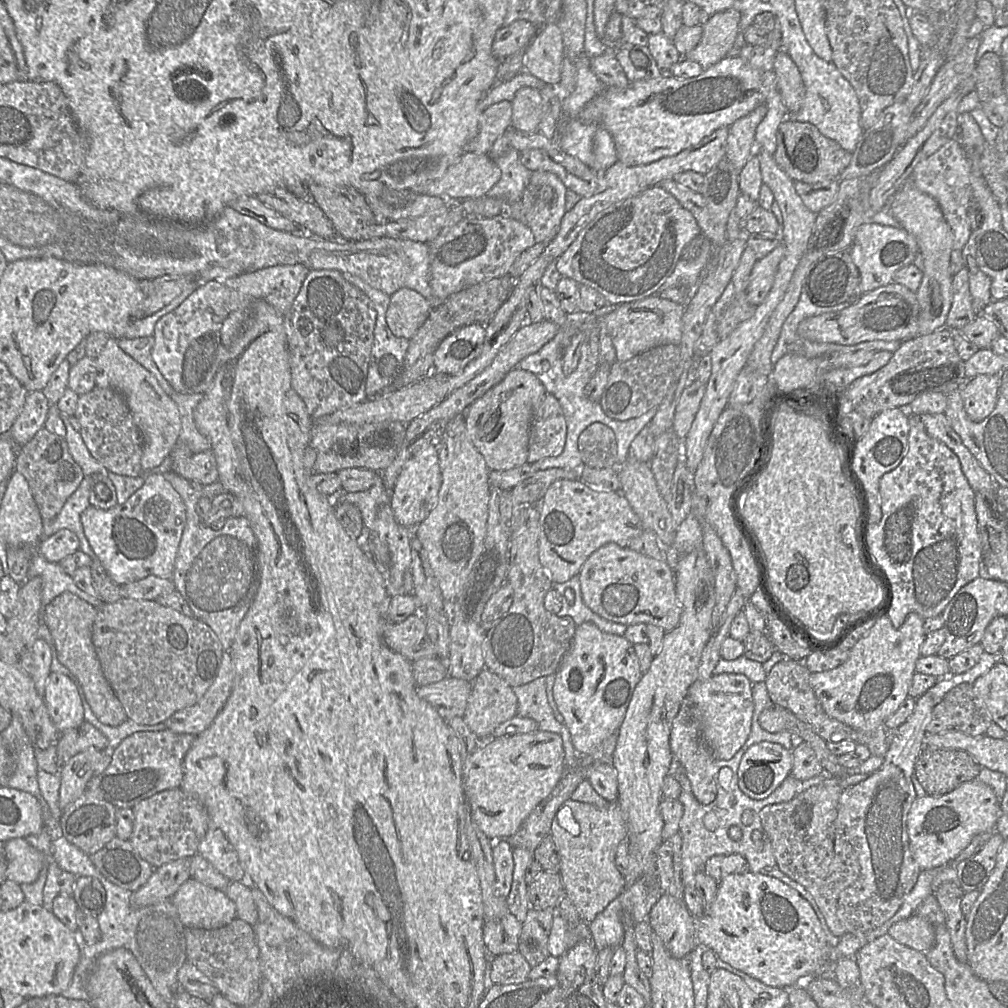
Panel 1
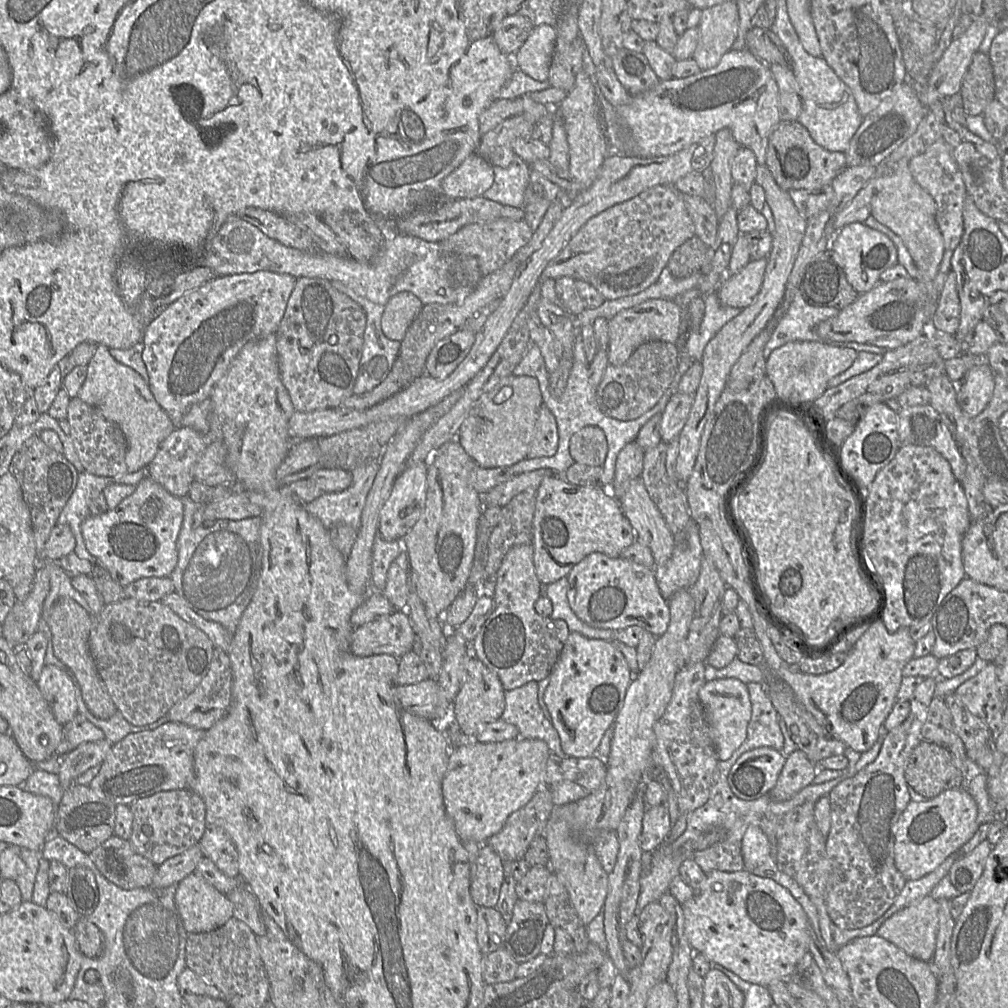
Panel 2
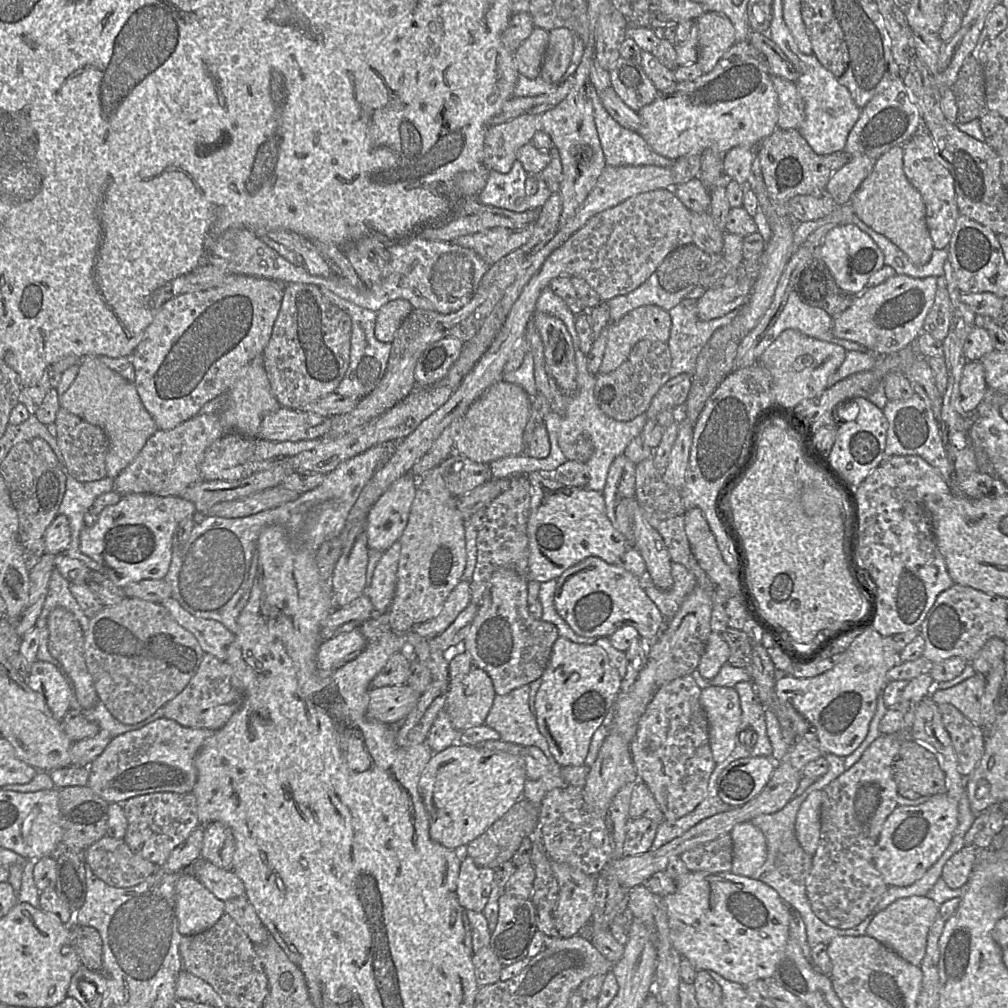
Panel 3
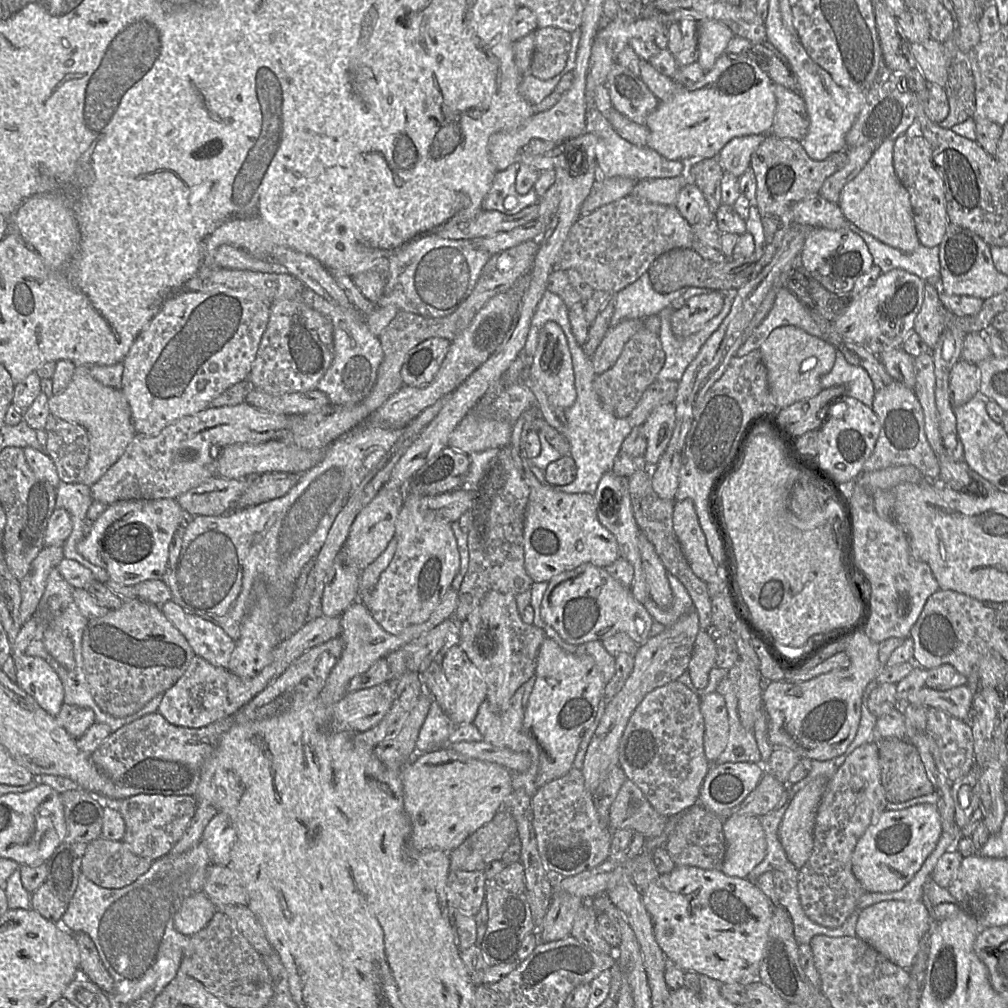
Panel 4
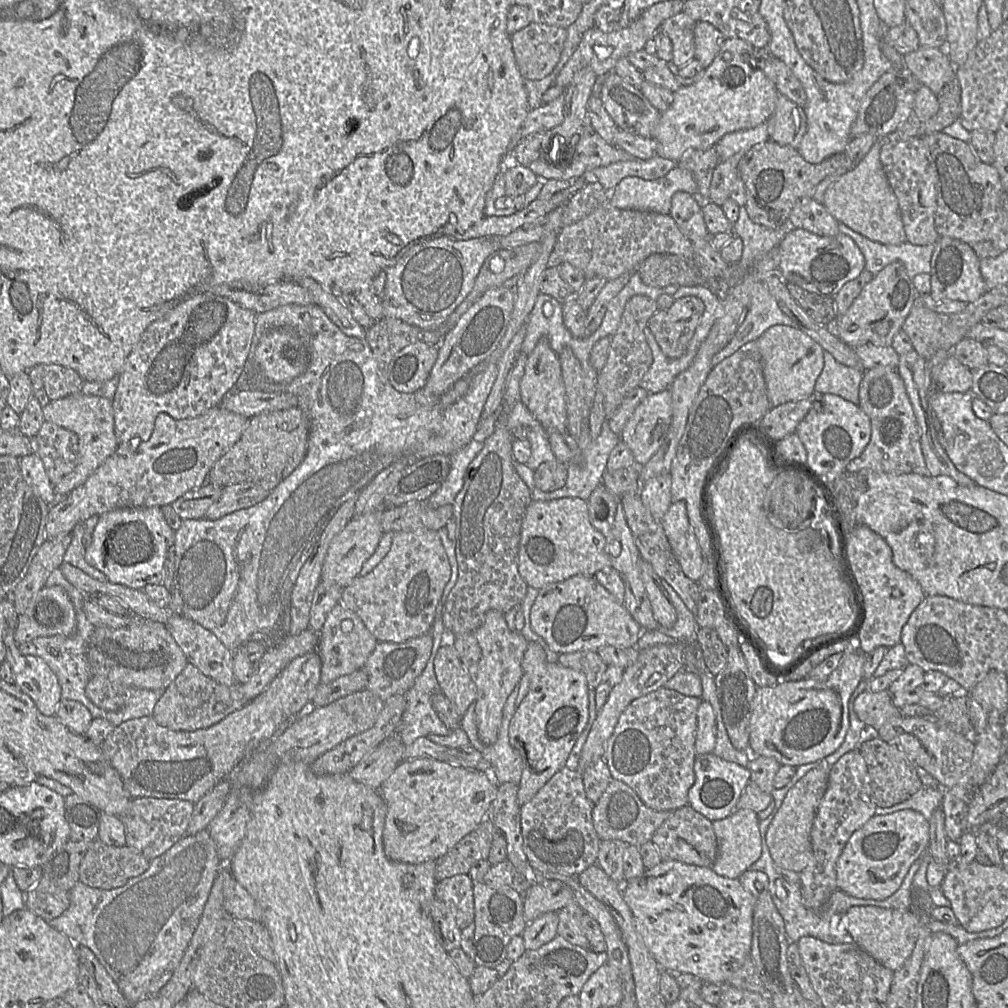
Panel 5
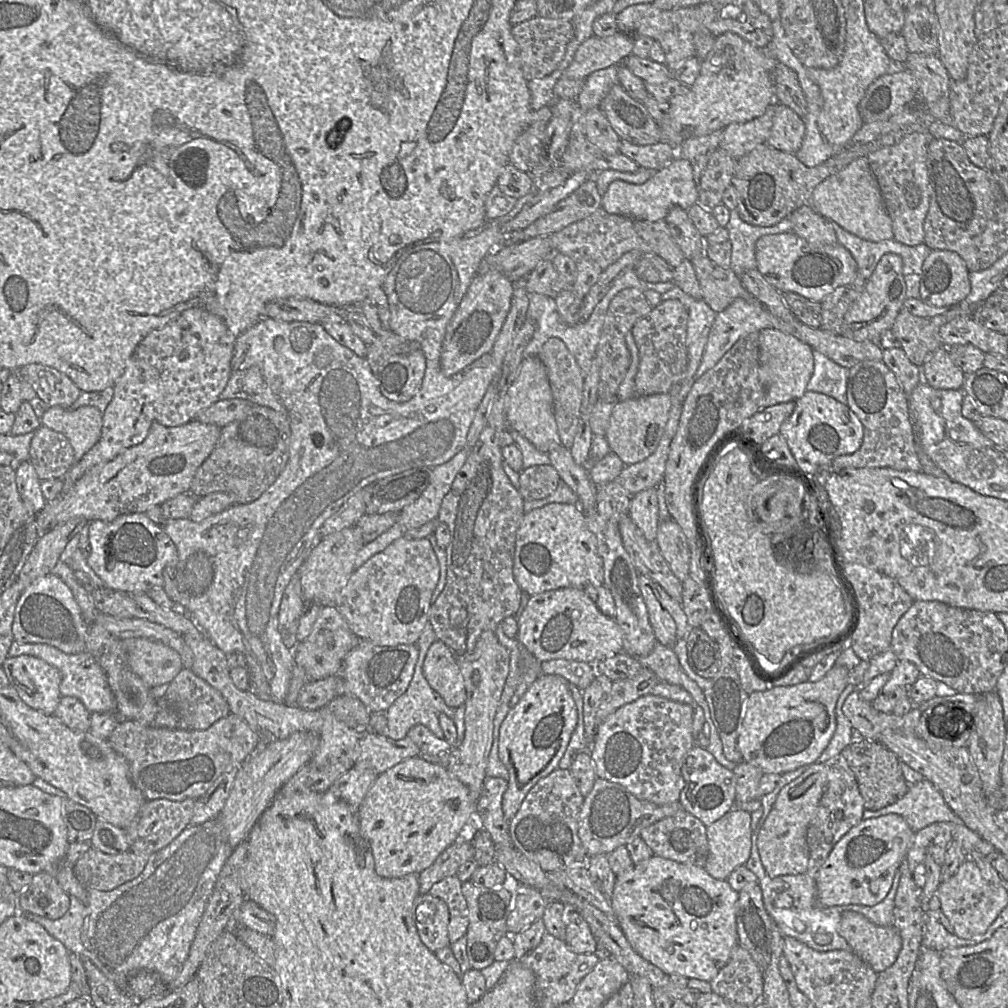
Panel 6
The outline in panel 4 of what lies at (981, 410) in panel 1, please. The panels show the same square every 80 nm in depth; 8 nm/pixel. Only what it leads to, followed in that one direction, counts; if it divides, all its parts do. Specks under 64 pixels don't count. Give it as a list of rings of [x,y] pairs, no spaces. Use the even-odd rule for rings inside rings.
[[[960,359],[949,375],[949,389],[953,405],[961,406],[975,397],[979,393],[979,386],[979,367]]]

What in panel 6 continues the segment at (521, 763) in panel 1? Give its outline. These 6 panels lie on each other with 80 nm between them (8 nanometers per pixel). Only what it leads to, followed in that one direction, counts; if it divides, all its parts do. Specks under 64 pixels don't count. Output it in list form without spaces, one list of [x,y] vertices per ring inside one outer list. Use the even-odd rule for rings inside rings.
[[[421,756],[409,757],[380,773],[360,805],[357,807],[360,830],[369,841],[374,858],[376,873],[383,878],[391,879],[401,878],[409,874],[419,874],[427,869],[443,851],[458,840],[466,823],[472,818],[473,815],[475,815],[476,800],[477,799],[472,798],[468,787],[458,780],[449,771],[445,764],[429,762]]]

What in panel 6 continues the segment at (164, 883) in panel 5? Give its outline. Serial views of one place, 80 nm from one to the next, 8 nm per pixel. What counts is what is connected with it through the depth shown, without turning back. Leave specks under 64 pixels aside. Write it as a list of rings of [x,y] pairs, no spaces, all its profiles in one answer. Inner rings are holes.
[[[218,818],[185,828],[170,844],[147,857],[143,871],[136,878],[108,890],[87,889],[87,901],[69,896],[66,913],[54,920],[30,913],[25,917],[40,924],[69,952],[87,958],[117,987],[126,992],[129,978],[141,970],[159,974],[164,983],[175,979],[186,960],[207,901],[217,877],[233,848],[227,841]]]

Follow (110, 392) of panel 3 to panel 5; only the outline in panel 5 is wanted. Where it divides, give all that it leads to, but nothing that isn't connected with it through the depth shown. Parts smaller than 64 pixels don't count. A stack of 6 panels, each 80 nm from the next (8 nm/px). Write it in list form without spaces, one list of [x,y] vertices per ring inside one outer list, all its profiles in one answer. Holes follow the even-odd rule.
[[[81,392],[52,400],[43,408],[46,422],[61,426],[77,436],[78,458],[74,469],[54,484],[57,496],[65,496],[82,485],[87,478],[118,448],[118,440],[114,427],[114,411],[112,400],[85,395]]]

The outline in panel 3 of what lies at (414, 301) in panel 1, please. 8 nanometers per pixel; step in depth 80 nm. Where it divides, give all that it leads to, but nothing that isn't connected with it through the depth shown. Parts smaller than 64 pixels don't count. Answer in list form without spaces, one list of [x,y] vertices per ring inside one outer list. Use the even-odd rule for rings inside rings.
[[[396,299],[383,306],[376,318],[375,337],[377,340],[391,343],[398,328],[412,311],[412,305],[404,299]]]

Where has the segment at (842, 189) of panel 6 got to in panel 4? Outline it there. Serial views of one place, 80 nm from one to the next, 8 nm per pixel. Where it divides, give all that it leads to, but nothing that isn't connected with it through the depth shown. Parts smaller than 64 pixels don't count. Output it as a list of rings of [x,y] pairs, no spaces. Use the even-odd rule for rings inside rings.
[[[893,141],[878,146],[861,172],[845,185],[838,205],[844,217],[859,229],[889,246],[910,253],[921,244],[916,232],[909,193],[894,169],[893,153]]]

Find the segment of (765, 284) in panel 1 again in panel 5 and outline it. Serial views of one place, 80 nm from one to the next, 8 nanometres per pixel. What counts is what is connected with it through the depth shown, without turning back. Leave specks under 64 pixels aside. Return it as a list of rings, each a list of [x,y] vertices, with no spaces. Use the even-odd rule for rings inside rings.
[[[686,296],[667,309],[657,310],[649,319],[647,329],[666,357],[675,359],[686,352],[704,309],[701,299]]]

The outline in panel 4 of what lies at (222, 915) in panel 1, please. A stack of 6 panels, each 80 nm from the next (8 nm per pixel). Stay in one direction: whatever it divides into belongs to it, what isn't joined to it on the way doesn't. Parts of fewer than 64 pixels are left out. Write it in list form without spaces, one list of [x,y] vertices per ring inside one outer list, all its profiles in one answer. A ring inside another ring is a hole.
[[[203,892],[185,898],[174,918],[175,929],[188,937],[198,933],[211,921],[218,907]]]

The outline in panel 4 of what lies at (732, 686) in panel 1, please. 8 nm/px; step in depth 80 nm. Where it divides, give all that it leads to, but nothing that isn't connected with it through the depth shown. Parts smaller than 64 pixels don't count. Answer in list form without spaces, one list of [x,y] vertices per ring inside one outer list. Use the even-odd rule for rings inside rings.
[[[714,691],[701,697],[704,720],[704,753],[710,762],[716,762],[725,750],[729,734],[729,716],[725,698]]]

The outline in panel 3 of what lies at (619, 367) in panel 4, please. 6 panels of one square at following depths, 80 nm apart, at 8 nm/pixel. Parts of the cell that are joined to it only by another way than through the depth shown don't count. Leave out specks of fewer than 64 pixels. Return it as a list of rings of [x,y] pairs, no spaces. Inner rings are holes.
[[[658,339],[640,340],[618,368],[595,376],[594,398],[597,405],[607,416],[617,421],[629,421],[645,413],[655,394],[671,379],[671,364],[667,343]]]

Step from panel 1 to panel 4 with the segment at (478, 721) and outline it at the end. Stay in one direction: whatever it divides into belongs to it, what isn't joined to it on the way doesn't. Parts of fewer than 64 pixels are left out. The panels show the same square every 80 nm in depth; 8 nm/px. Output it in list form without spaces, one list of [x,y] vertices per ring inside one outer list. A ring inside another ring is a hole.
[[[458,645],[447,650],[441,667],[453,694],[450,719],[455,725],[472,724],[487,695],[481,672]]]

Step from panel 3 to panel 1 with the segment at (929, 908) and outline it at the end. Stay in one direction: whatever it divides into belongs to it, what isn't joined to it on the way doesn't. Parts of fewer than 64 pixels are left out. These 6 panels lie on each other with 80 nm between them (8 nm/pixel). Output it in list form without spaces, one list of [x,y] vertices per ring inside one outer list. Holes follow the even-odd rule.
[[[912,914],[909,918],[893,924],[888,930],[888,935],[897,942],[924,954],[935,943],[933,924],[917,914]]]

